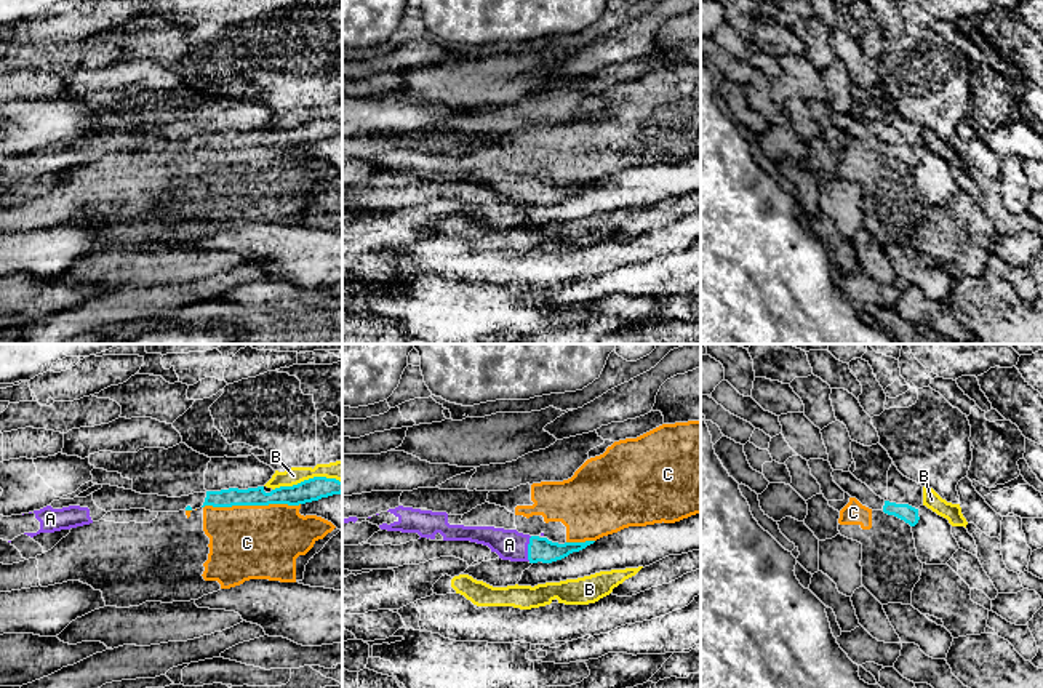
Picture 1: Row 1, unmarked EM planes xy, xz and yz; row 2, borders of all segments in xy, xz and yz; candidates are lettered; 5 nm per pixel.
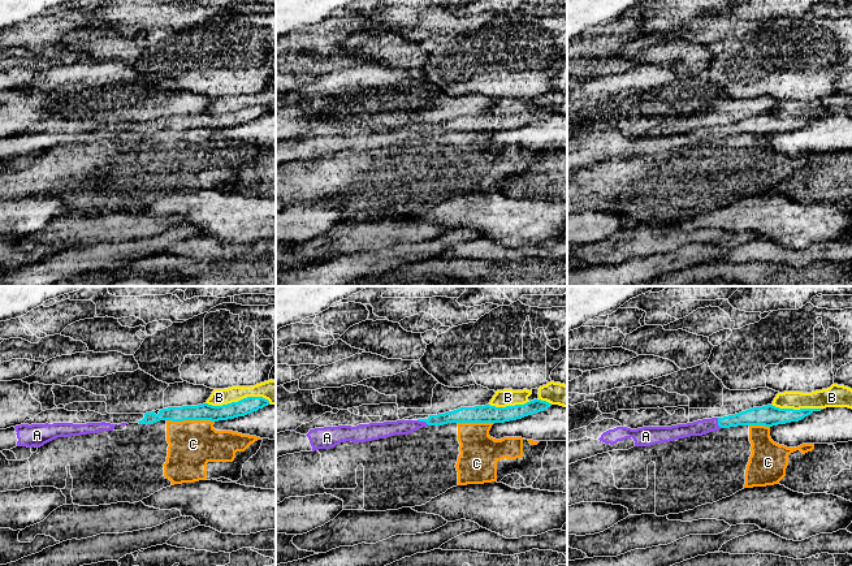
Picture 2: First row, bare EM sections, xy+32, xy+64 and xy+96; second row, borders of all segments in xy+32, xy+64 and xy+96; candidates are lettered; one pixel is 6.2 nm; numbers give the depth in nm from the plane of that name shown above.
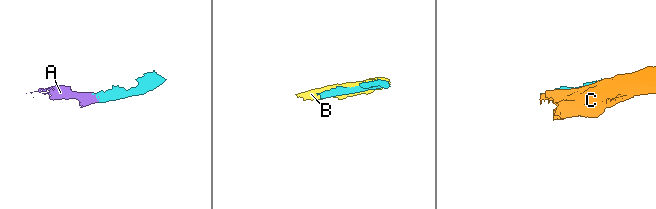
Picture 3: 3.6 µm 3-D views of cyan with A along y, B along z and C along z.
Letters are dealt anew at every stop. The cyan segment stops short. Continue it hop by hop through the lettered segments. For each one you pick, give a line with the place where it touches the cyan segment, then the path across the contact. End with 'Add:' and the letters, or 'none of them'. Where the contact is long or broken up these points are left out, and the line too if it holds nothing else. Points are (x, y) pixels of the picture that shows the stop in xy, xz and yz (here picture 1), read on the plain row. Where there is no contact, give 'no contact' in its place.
A: meets cyan in xz at (528, 191); runs through xz (539, 191), (528, 191), (509, 186)
Add: A

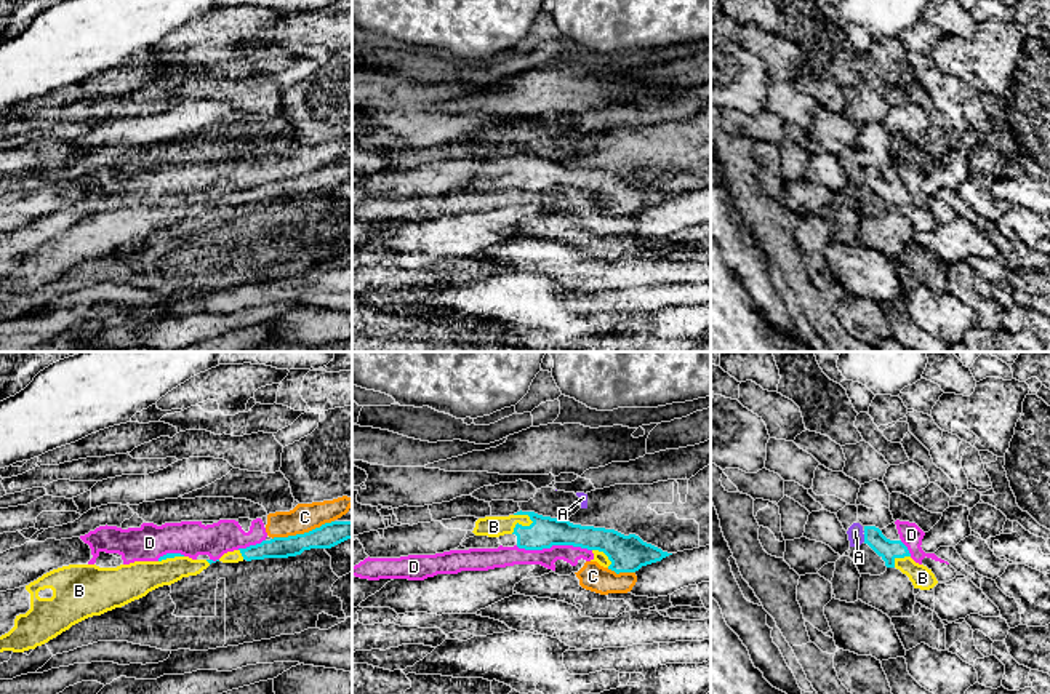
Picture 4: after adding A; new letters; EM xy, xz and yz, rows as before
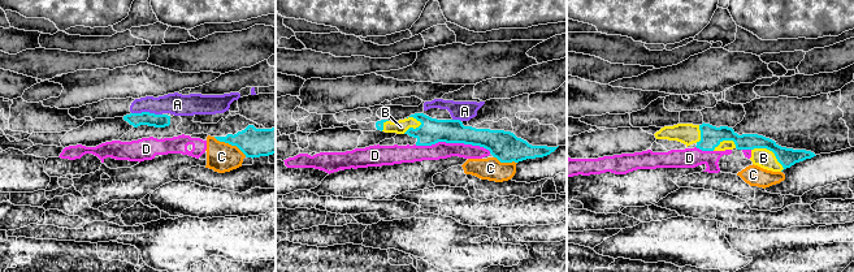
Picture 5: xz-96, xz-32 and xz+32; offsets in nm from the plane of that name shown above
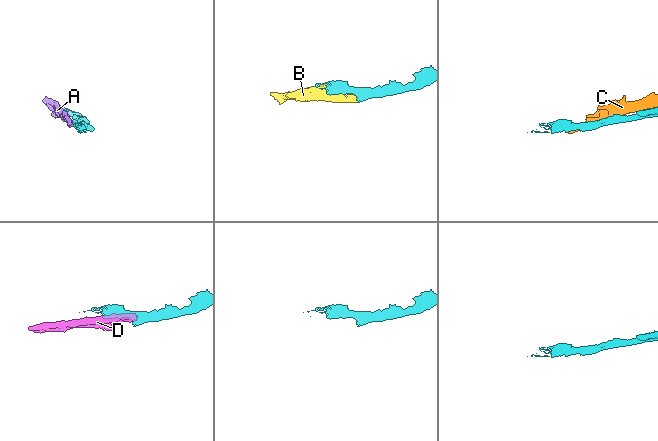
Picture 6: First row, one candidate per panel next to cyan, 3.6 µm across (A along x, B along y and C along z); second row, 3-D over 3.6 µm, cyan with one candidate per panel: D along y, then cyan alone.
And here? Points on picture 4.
B: meets cyan in xz at (520, 167)
Add: B

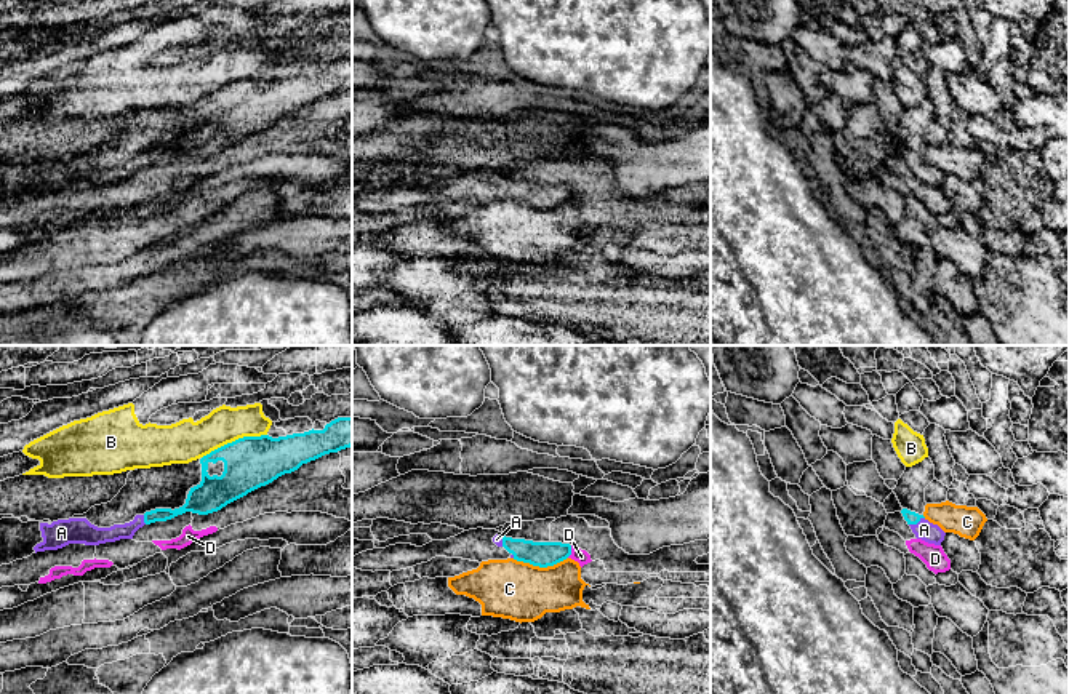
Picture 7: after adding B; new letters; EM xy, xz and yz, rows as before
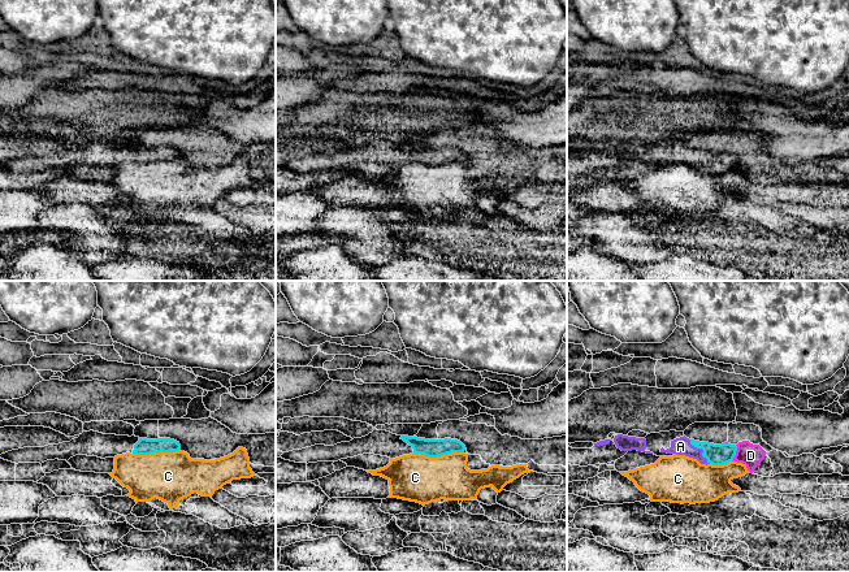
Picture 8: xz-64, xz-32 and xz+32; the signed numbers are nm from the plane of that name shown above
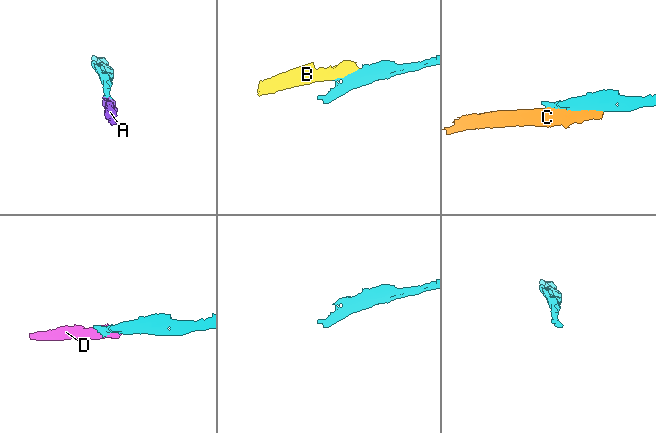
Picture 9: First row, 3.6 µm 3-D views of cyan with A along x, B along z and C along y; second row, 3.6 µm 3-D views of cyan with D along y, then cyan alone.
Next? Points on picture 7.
A: meets cyan in yz at (916, 165); runs through yz (911, 159), (916, 165), (924, 171)
Add: A

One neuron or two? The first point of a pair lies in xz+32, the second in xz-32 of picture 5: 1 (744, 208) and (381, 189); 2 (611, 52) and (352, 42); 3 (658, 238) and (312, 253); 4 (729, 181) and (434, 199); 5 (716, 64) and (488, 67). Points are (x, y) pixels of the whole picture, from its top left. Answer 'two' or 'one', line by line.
1: two
2: one
3: two
4: two
5: one

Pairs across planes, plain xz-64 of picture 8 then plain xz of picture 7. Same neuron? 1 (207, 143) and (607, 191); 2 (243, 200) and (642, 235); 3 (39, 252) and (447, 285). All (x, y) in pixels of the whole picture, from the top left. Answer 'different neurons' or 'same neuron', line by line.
1: same neuron
2: same neuron
3: different neurons

